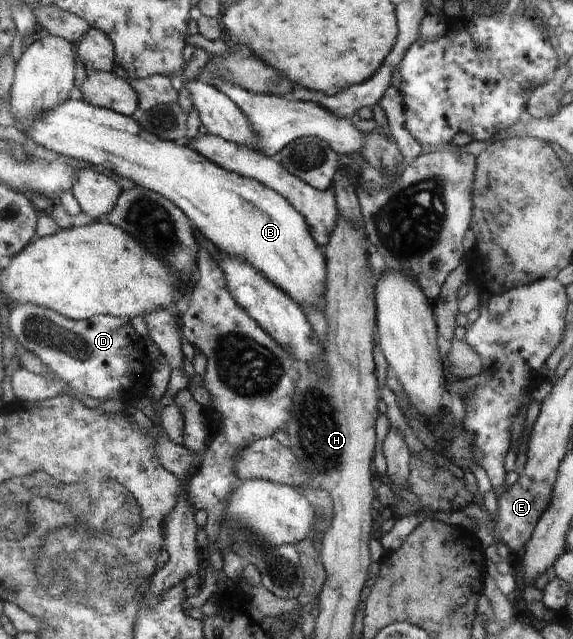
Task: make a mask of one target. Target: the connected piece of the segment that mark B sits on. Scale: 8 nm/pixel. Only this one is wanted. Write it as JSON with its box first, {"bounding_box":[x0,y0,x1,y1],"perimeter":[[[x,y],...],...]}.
{"bounding_box":[22,99,327,311],"perimeter":[[[70,99],[52,110],[50,114],[44,114],[43,118],[38,118],[35,122],[26,122],[22,133],[48,150],[66,157],[77,158],[94,166],[105,167],[109,172],[128,178],[137,186],[159,192],[176,203],[188,215],[194,226],[213,242],[219,251],[250,263],[281,291],[291,296],[295,303],[300,303],[300,306],[312,305],[323,311],[326,305],[324,293],[326,293],[327,283],[324,257],[304,217],[288,200],[268,188],[266,184],[228,171],[227,168],[207,159],[202,153],[191,149],[190,145],[160,140],[156,135],[145,131],[134,117],[93,105],[84,99],[80,101]]]}

